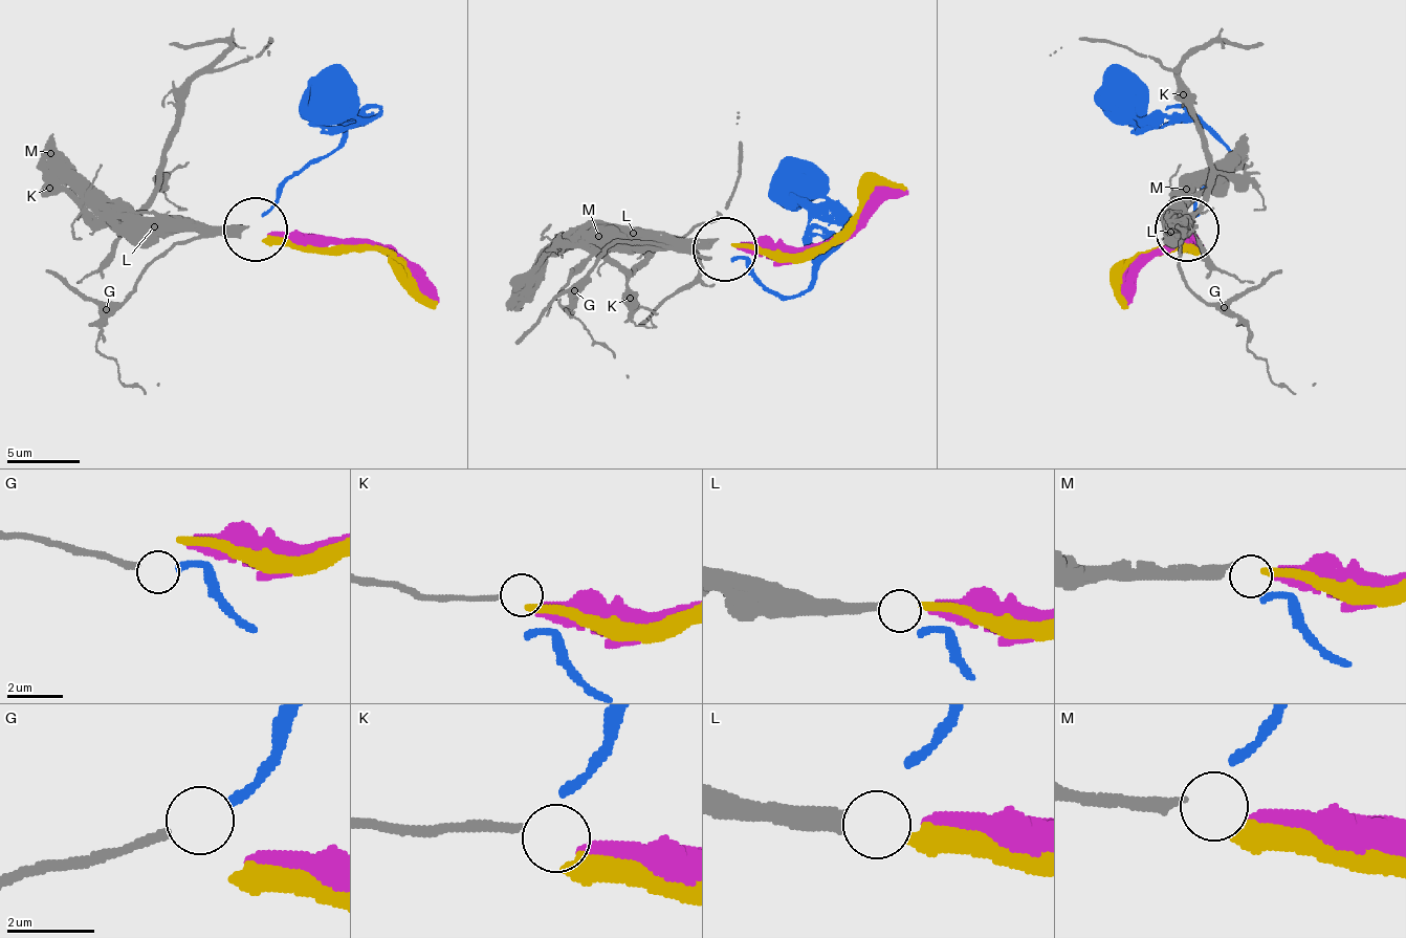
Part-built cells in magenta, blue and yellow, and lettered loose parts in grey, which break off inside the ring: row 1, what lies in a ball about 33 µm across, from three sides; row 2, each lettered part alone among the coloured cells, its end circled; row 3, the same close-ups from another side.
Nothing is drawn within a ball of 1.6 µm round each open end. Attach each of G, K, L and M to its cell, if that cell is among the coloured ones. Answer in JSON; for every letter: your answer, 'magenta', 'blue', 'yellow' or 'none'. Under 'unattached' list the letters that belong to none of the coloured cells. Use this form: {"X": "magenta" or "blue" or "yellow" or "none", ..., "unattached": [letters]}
{"G": "blue", "K": "none", "L": "yellow", "M": "magenta", "unattached": ["K"]}

